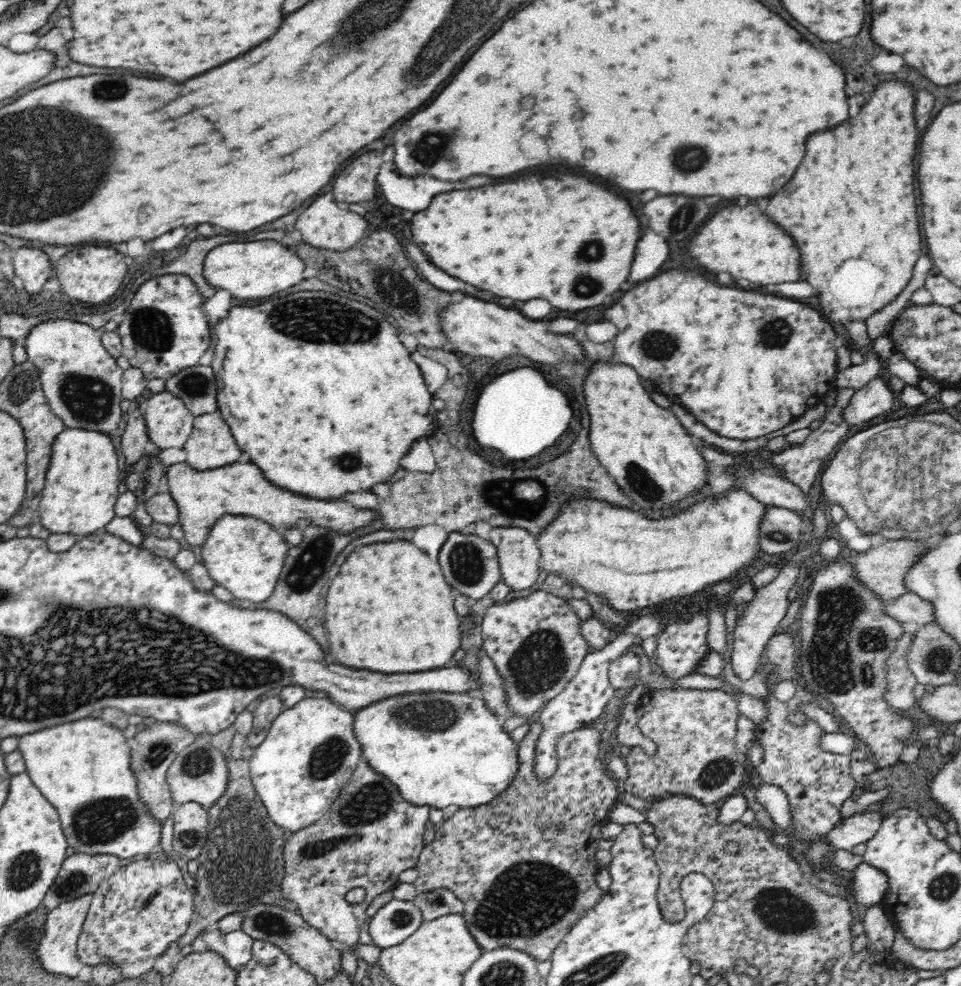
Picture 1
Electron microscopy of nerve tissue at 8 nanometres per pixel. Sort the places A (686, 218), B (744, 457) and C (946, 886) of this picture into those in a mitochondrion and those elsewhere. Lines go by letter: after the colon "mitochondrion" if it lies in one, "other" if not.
A: mitochondrion
B: other
C: mitochondrion

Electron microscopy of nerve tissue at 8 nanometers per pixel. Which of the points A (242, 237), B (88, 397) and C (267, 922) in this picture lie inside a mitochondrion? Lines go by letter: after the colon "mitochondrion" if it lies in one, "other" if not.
A: other
B: mitochondrion
C: mitochondrion

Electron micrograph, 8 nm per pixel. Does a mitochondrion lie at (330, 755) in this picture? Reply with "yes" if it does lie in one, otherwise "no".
yes

